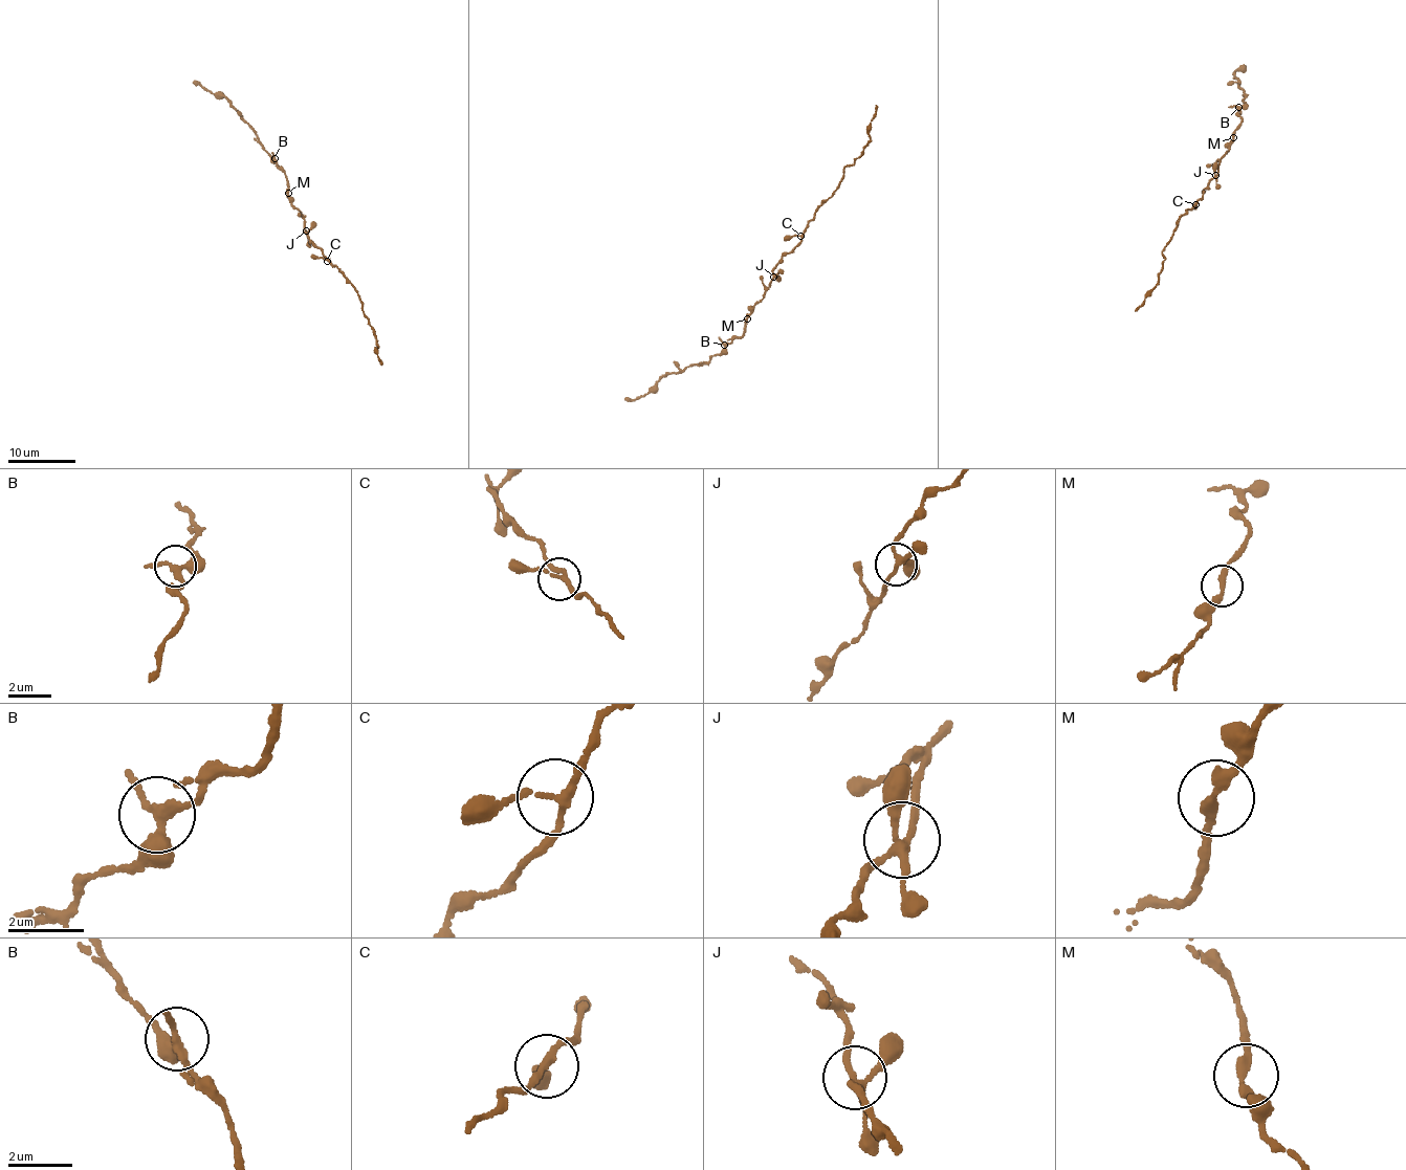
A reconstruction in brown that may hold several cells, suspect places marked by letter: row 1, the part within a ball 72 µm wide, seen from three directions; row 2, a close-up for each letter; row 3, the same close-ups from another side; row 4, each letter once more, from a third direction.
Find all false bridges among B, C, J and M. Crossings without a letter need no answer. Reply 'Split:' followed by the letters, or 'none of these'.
Split: none of these

